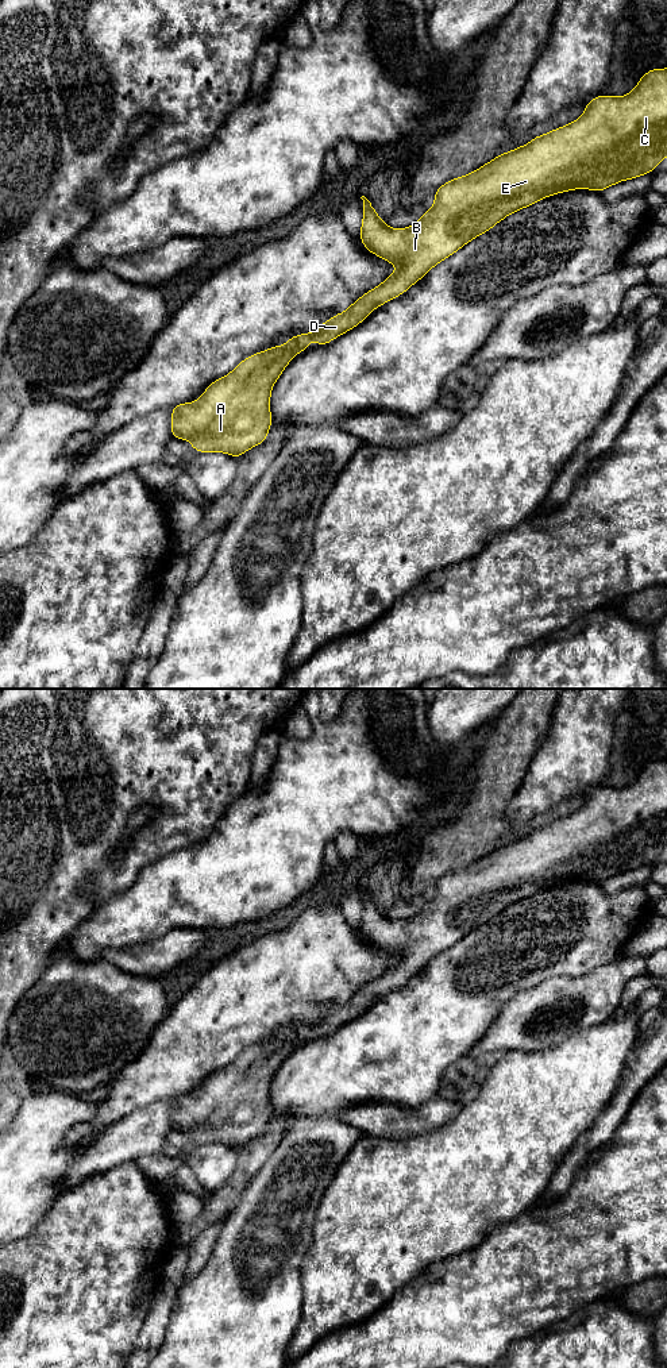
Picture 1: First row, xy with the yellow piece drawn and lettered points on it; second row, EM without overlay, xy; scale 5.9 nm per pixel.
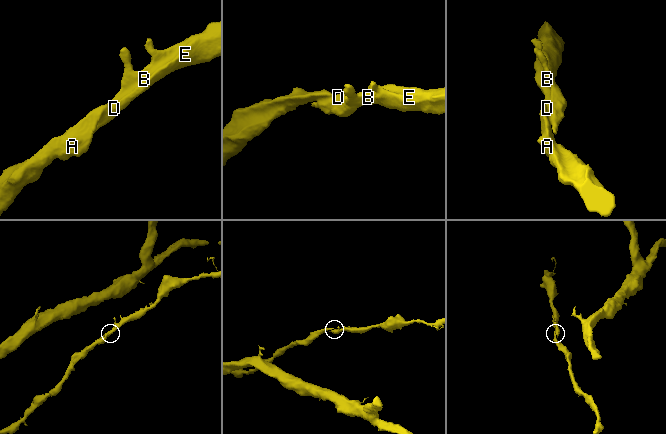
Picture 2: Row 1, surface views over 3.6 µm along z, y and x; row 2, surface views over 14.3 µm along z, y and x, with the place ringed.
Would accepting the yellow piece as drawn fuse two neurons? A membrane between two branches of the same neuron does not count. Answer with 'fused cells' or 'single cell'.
single cell

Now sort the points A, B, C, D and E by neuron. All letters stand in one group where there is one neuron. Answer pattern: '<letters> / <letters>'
A B C D E

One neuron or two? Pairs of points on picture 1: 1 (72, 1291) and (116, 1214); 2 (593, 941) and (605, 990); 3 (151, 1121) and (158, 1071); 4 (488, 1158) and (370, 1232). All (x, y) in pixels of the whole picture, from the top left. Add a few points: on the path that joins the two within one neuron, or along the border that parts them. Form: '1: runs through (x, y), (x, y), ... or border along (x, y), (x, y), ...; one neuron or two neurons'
1: runs through (77, 1272), (93, 1247), (107, 1233); one neuron
2: border along (620, 959), (570, 978); two neurons
3: border along (170, 1097), (135, 1109), (126, 1117); two neurons
4: runs through (458, 1182), (436, 1195), (400, 1205); one neuron

